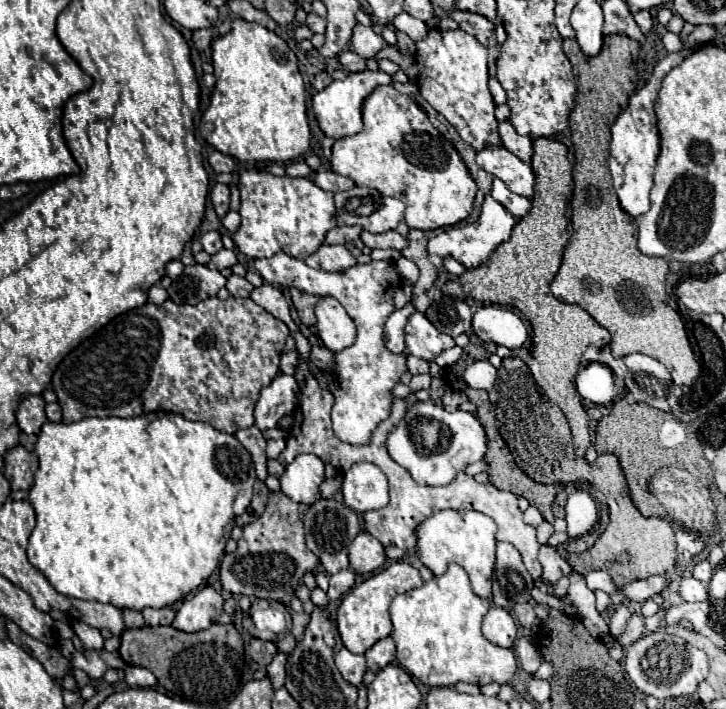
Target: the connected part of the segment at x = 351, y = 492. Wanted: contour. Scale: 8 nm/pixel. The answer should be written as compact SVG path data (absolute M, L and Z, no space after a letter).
M354 464L344 472L344 504L356 512L378 510L388 504L388 480L374 464Z

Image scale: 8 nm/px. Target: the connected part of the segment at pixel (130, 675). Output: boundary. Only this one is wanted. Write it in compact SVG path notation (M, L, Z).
M128 666L124 680L128 686L140 686L140 688L152 688L158 682L150 670L140 668L140 666Z

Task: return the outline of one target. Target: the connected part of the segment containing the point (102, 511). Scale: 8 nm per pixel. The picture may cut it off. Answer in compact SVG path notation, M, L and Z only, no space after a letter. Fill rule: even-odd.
M150 412L136 418L82 418L72 424L54 424L46 422L36 442L38 454L38 470L34 474L34 486L30 488L30 504L36 512L36 528L30 534L28 544L28 560L36 566L48 582L68 598L94 600L102 604L112 604L120 610L144 610L144 608L166 608L180 602L186 594L198 590L208 576L220 564L224 556L224 546L230 540L230 530L234 526L234 518L244 514L250 506L252 486L256 480L256 470L250 454L244 446L230 434L218 432L206 422L192 422L174 412Z

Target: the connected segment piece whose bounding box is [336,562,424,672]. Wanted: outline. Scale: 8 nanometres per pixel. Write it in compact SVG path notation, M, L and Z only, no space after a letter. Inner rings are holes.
M394 562L388 568L384 568L382 572L374 574L368 580L364 580L360 586L352 588L344 596L344 600L342 600L340 608L338 608L338 618L336 618L338 620L338 632L342 636L344 646L352 654L364 654L366 652L364 656L366 656L368 668L372 672L378 672L378 670L382 670L384 666L388 666L388 664L392 664L396 660L394 640L386 638L392 632L392 620L390 620L390 614L388 614L390 602L394 600L394 596L398 596L398 594L402 594L406 590L412 590L412 588L418 588L422 584L424 582L420 578L420 572L414 566L410 566L408 562Z

